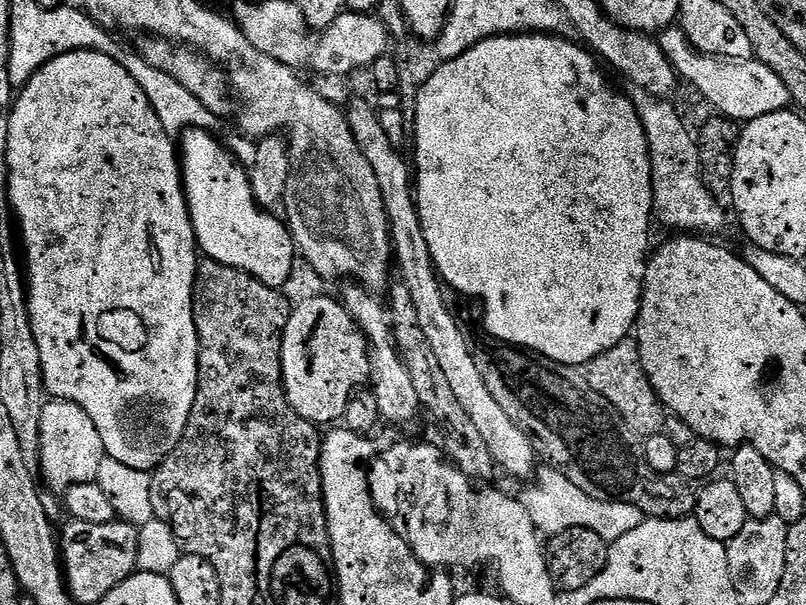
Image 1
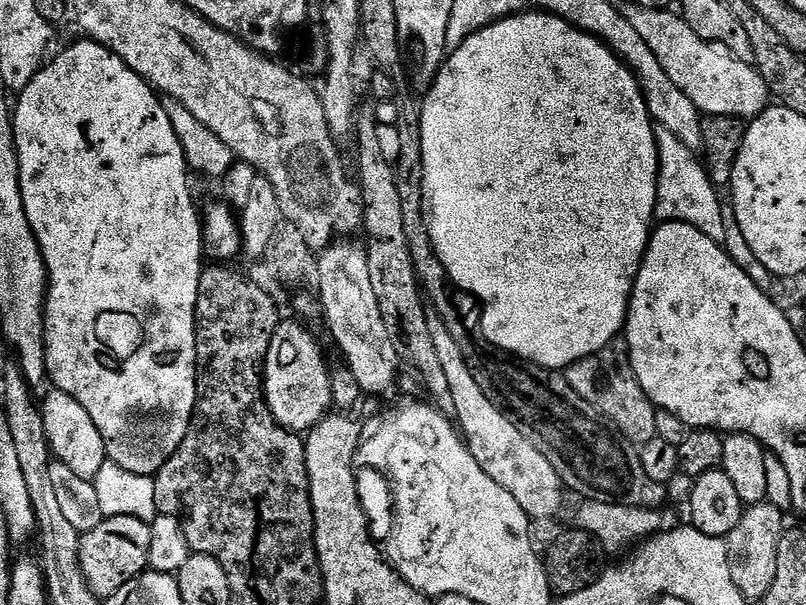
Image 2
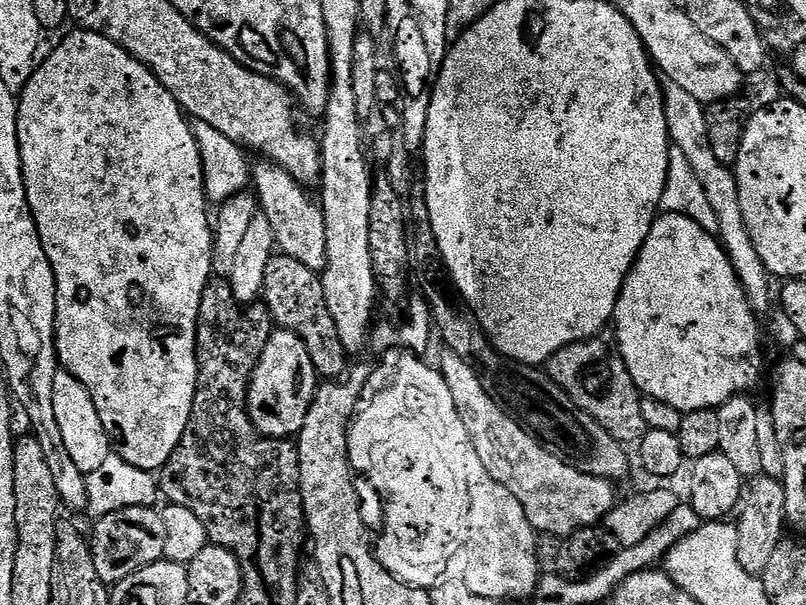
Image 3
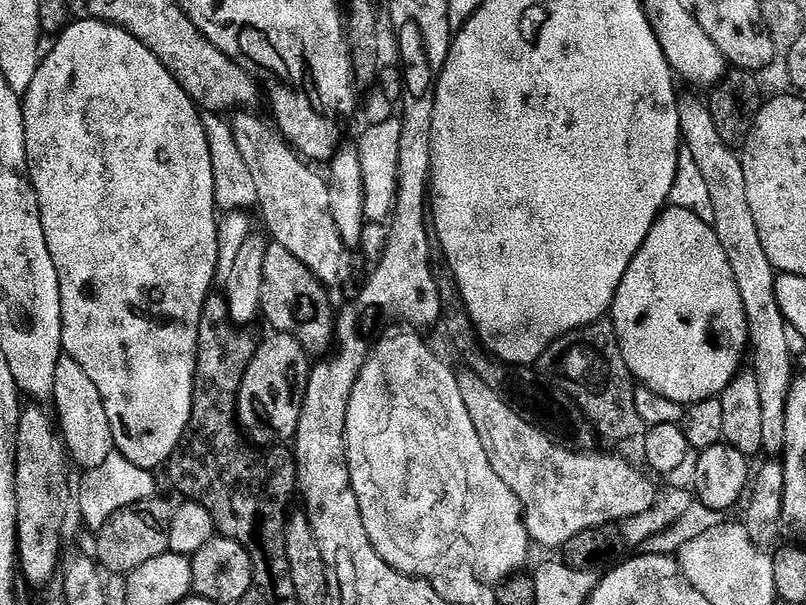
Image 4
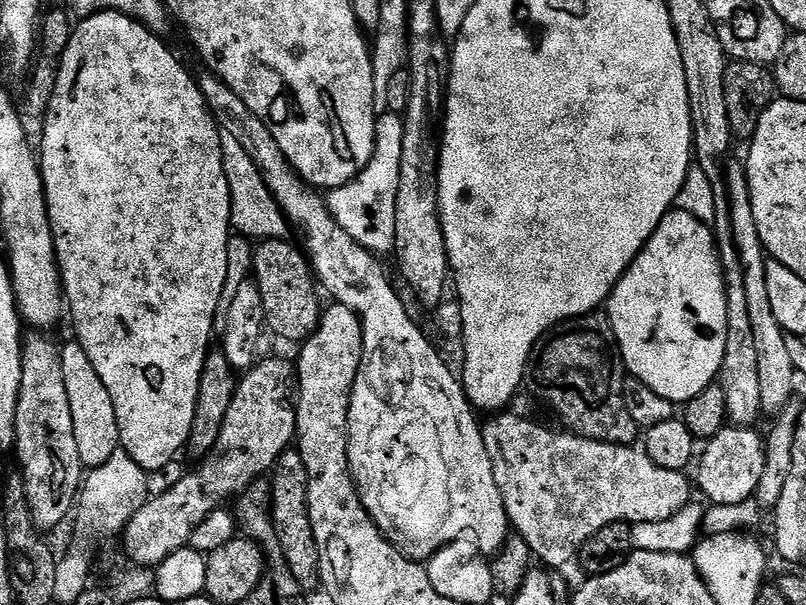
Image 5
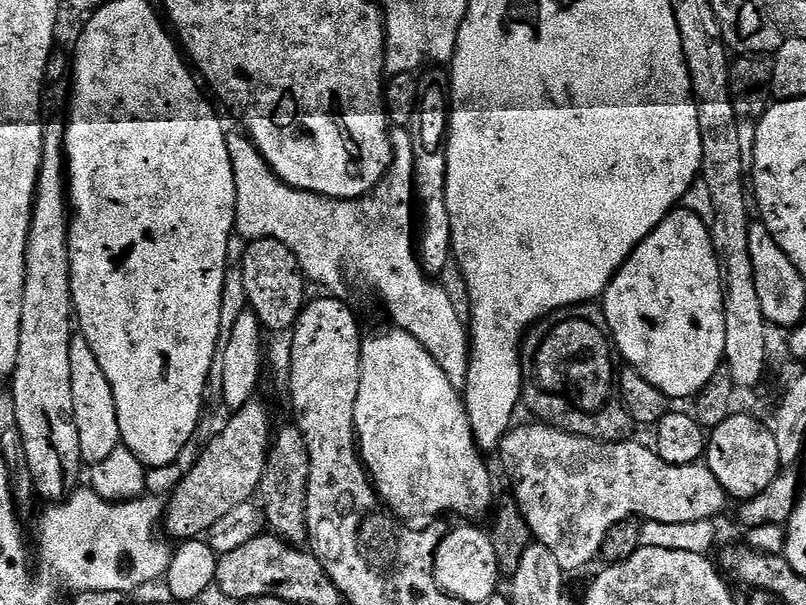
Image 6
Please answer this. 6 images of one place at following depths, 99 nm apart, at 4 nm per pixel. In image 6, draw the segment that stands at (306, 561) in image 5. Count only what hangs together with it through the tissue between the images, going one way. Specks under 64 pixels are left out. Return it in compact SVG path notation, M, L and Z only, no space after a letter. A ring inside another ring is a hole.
M289 424L281 429L279 427L273 433L266 470L263 471L257 495L265 525L269 531L292 547L303 547L309 541L308 519L306 518L309 476L310 456L304 435L294 424Z

